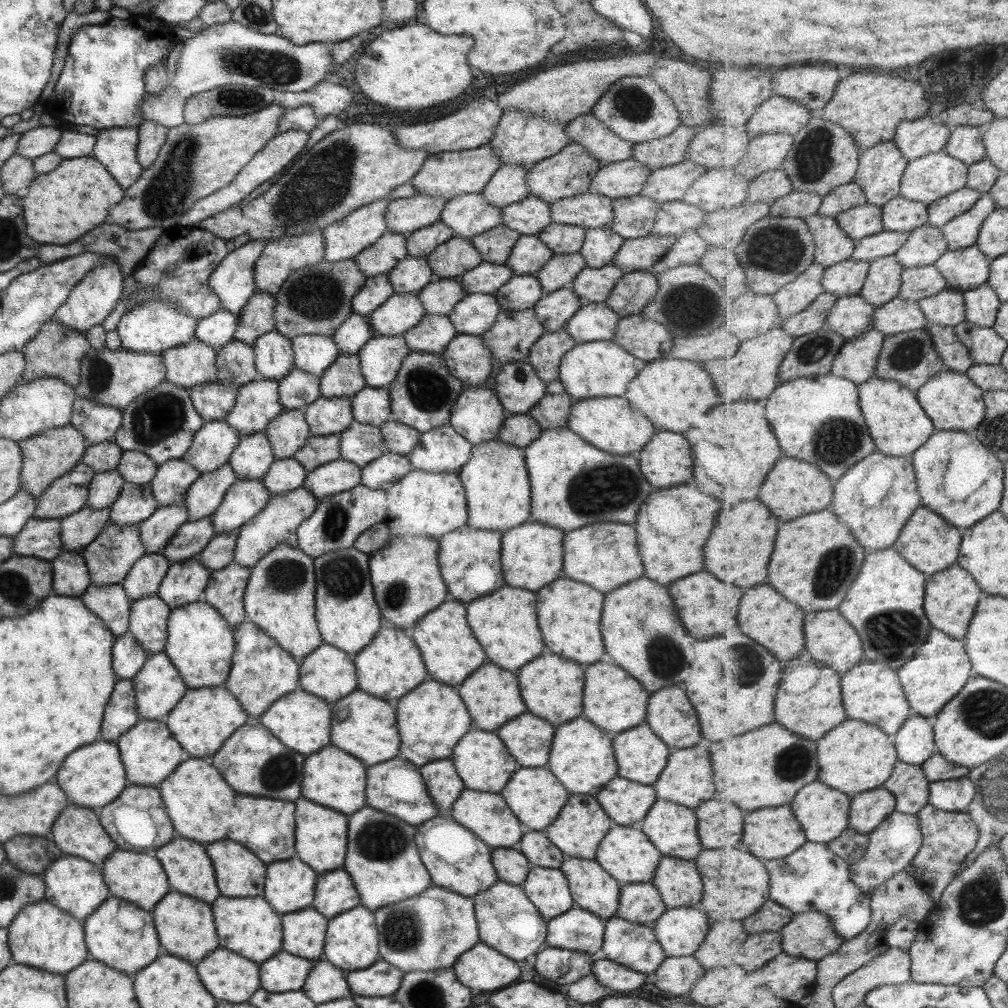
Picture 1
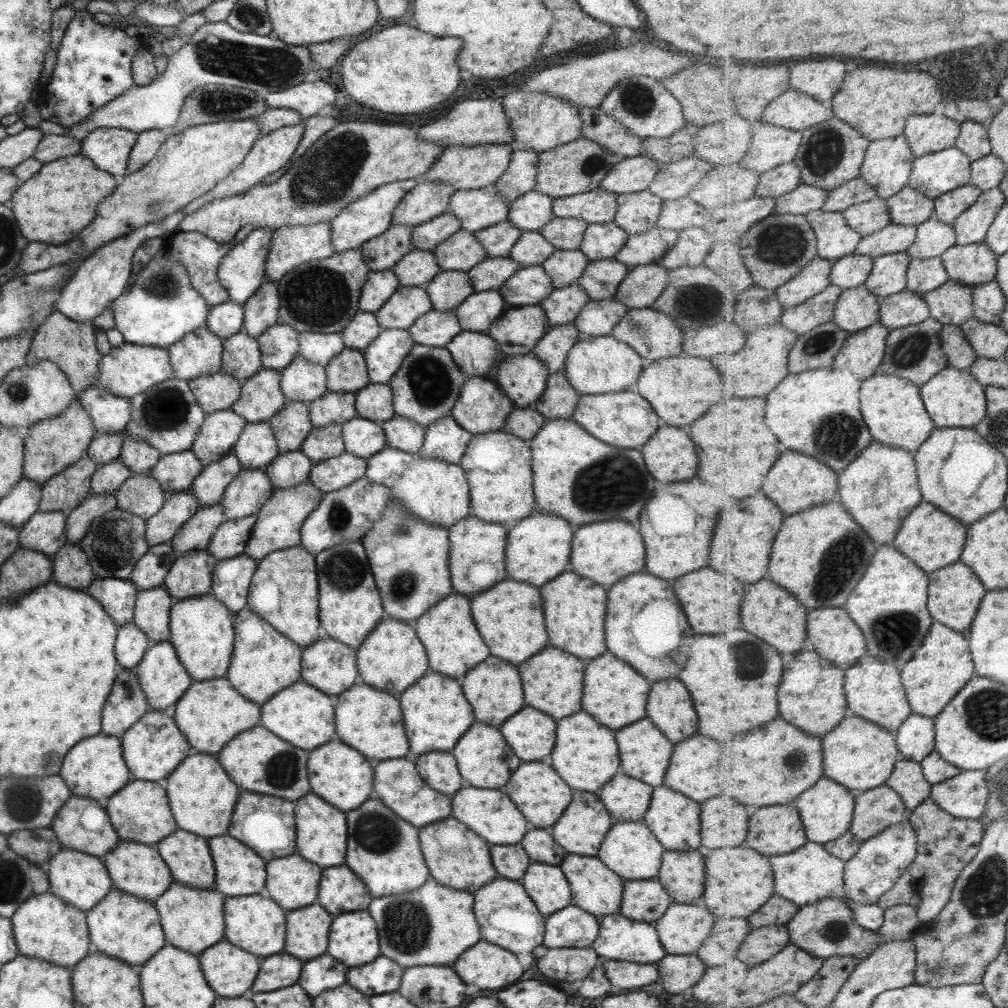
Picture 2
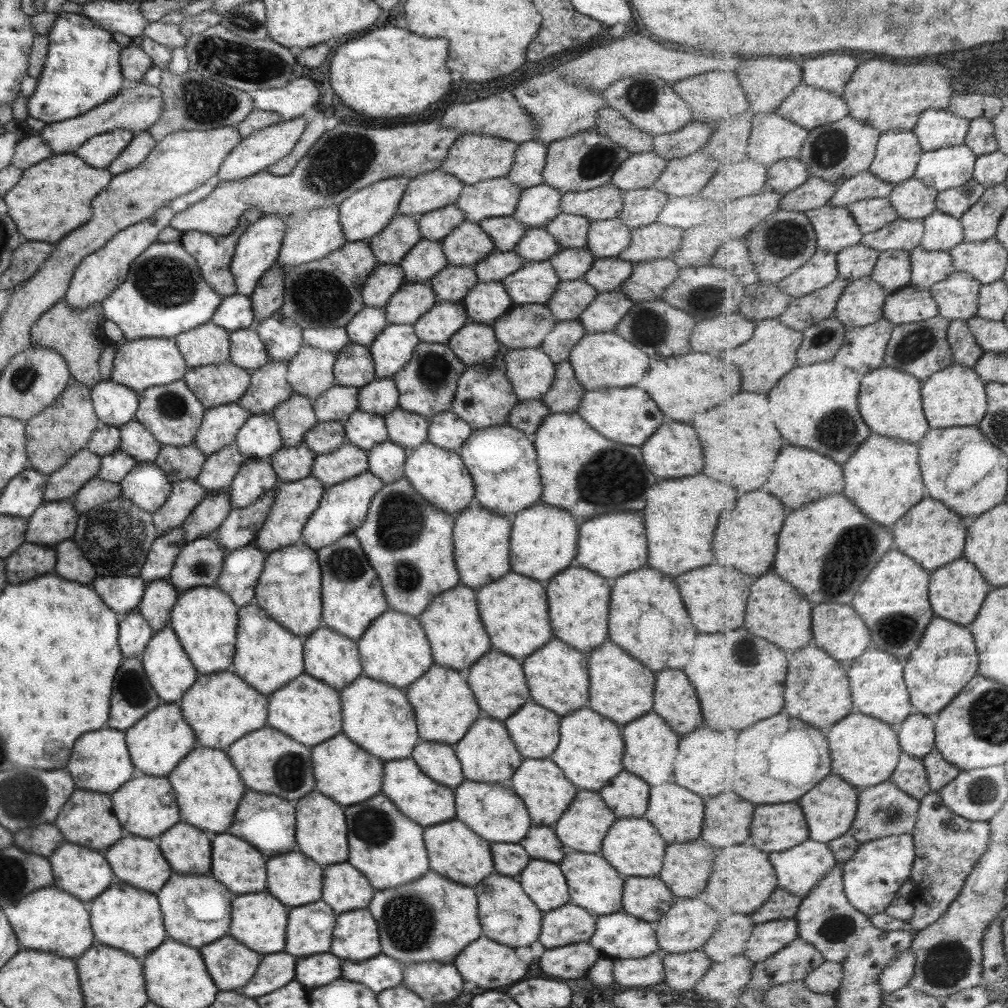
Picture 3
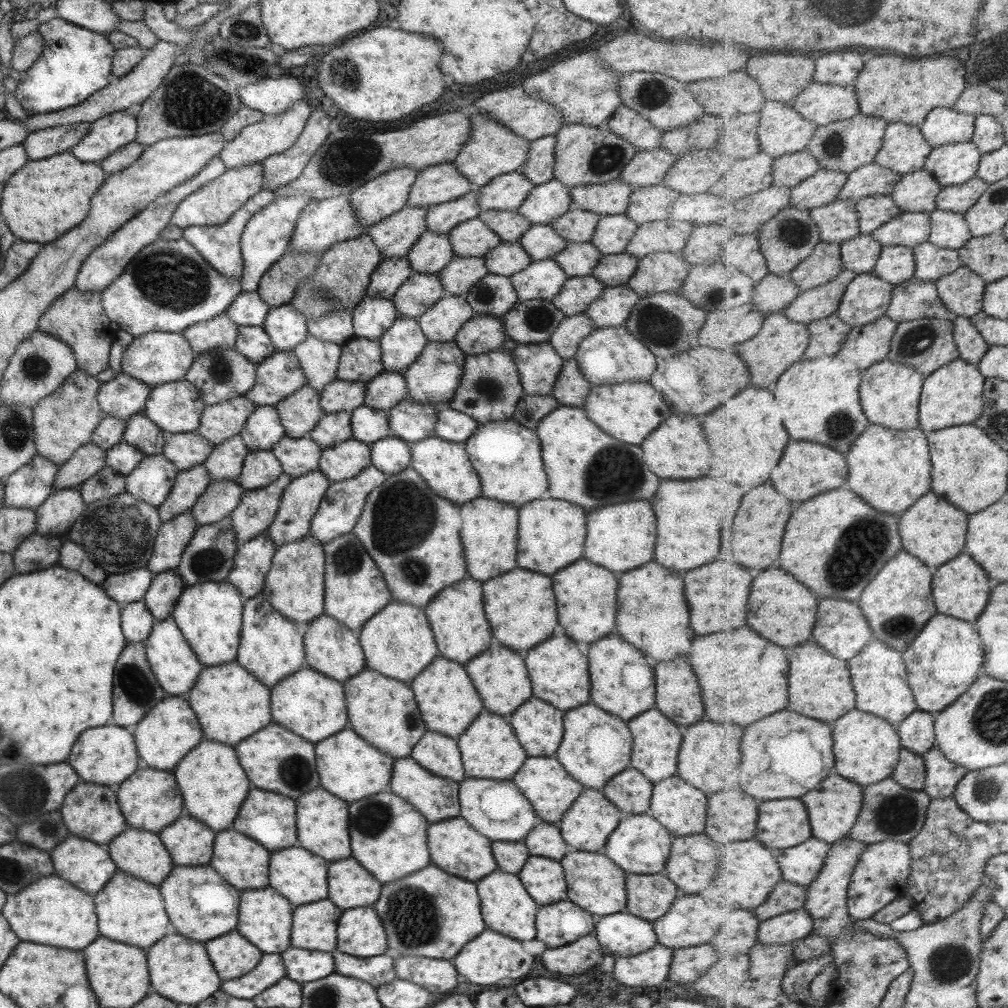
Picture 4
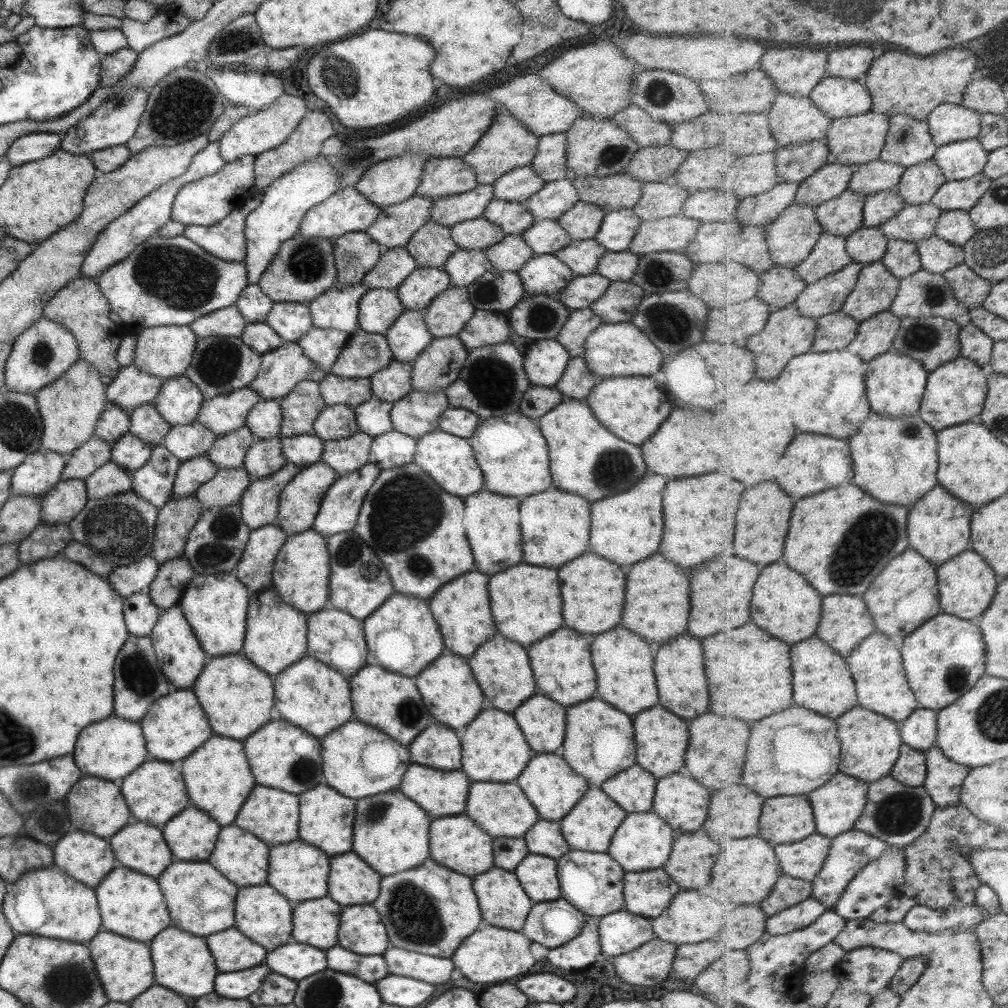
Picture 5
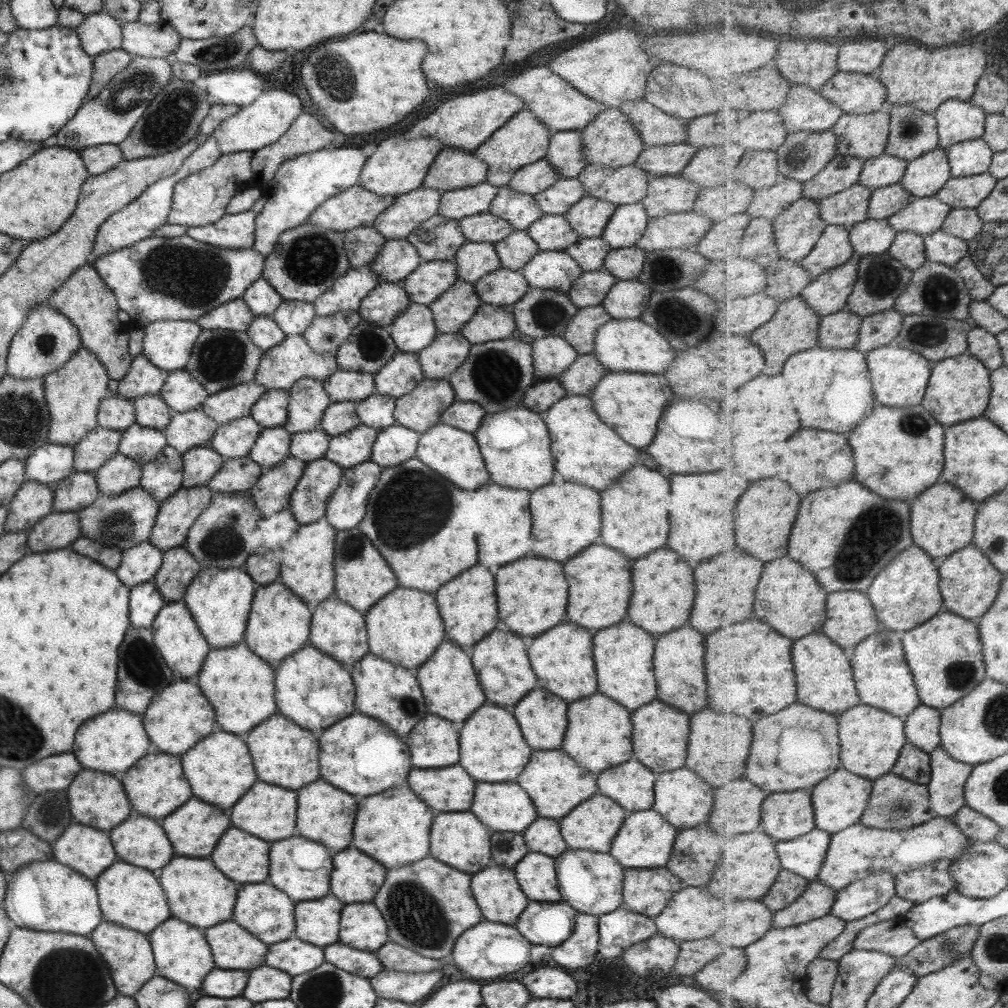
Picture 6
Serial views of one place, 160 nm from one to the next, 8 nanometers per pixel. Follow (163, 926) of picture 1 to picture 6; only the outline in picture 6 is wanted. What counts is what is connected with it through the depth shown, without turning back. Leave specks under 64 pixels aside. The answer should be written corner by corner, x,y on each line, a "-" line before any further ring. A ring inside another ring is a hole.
175,856
161,868
159,880
167,900
170,917
186,922
200,930
229,920
235,904
235,884
227,880
211,862
199,858

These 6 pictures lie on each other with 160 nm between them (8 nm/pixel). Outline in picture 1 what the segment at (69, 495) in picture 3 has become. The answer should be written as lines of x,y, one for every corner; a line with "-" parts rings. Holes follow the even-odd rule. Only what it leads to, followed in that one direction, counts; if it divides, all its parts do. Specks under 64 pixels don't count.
78,463
70,472
53,479
36,497
33,518
53,519
69,516
85,507
88,484
93,478
89,467

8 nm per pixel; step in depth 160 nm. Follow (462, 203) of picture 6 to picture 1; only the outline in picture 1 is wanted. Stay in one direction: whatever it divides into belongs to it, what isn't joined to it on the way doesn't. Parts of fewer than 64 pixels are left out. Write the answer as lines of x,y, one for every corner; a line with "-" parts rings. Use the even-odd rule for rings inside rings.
441,221
414,230
405,236
406,256
426,257
436,246
455,236
454,232

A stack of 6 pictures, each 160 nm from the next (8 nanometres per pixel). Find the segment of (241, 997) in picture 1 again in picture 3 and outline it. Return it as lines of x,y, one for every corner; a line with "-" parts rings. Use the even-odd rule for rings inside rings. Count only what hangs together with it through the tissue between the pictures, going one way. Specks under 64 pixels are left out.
226,935
199,949
205,970
217,990
235,990
245,986
255,974
261,956

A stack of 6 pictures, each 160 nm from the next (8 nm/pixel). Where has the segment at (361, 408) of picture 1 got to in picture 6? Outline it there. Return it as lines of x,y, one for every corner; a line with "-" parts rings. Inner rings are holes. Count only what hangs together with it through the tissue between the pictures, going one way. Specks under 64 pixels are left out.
395,353
373,374
374,393
397,399
423,380
416,353

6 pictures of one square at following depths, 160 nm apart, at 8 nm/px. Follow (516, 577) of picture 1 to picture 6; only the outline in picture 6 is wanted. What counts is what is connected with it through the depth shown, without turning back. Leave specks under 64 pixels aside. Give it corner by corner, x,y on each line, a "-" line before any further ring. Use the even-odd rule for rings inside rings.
555,479
549,484
529,493
528,509
531,518
531,538
533,538
531,556
549,558
549,560
555,560
555,562
565,562
565,560
573,558
577,552
581,552
581,550
591,546
598,540
601,525
600,493
597,490
575,482
564,482

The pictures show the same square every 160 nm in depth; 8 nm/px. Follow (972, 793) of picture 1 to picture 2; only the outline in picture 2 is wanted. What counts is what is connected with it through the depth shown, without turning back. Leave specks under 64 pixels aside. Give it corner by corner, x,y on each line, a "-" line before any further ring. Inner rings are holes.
965,770
948,781
932,785
932,799
949,814
979,819
986,814
991,790
988,771

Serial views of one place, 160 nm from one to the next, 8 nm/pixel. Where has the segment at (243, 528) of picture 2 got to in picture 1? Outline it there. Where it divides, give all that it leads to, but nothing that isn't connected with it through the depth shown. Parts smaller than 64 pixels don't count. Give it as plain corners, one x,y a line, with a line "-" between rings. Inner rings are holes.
236,529
212,537
196,556
198,561
210,571
225,568
232,561
237,532

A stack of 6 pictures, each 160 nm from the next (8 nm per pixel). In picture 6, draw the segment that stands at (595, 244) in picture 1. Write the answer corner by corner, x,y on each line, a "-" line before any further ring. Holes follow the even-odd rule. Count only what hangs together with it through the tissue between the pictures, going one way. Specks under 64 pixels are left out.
641,202
616,206
606,222
600,239
611,249
633,247
646,229
648,216

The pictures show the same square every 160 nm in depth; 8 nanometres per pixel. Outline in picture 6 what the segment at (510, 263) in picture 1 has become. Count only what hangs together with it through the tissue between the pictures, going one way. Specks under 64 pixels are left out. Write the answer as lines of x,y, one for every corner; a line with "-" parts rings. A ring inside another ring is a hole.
542,214
525,230
539,251
562,251
580,238
562,215

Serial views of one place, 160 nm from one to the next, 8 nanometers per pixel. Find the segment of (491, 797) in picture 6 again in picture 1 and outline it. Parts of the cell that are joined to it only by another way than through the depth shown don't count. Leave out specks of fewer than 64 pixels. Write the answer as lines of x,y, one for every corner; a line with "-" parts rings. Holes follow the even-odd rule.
463,789
457,800
451,805
449,812
451,818
471,830
481,842
485,842
491,848
511,848
521,838
521,824
517,818
509,812
505,801
499,794
483,794
481,791

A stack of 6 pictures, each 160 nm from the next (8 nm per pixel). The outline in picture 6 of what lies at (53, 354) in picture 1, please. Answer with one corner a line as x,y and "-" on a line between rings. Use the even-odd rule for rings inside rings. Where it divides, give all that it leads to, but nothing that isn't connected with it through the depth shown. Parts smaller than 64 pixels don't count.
92,265
80,266
58,286
48,298
48,305
65,315
77,329
80,346
88,350
104,366
111,380
120,381
129,368
132,356
128,353
128,330
130,326
117,319
118,304
113,293
99,278

